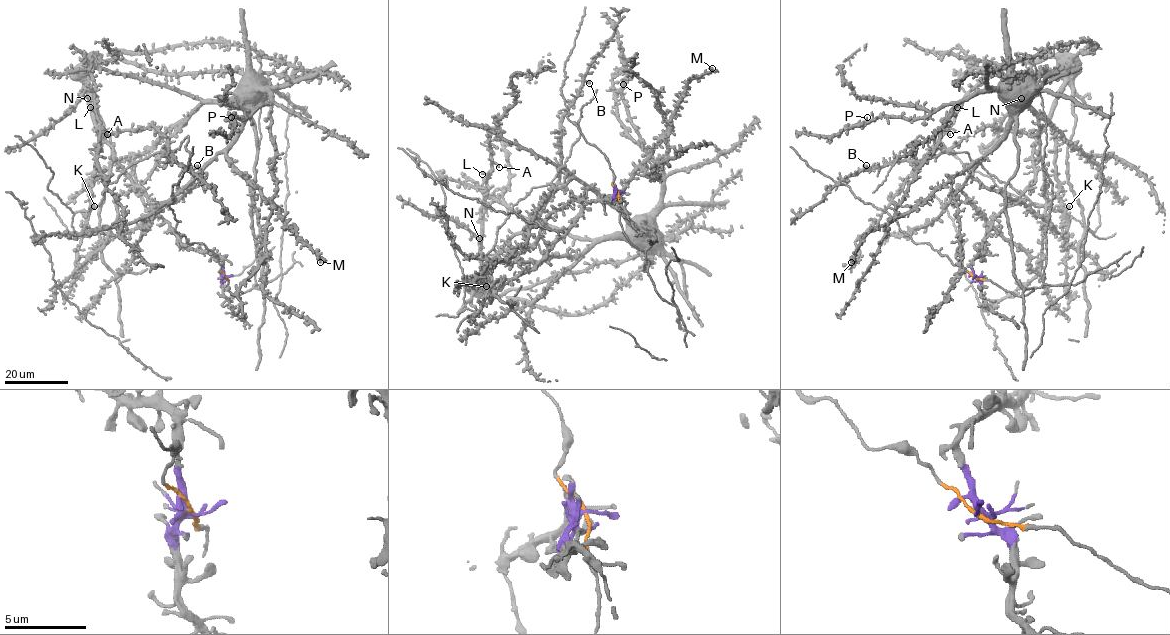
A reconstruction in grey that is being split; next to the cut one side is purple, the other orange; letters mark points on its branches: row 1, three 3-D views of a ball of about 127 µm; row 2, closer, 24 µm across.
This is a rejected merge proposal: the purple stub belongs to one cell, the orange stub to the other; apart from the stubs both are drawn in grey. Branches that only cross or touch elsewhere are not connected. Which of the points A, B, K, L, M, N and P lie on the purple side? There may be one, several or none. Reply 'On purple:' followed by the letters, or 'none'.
On purple: A, B, K, L, N

